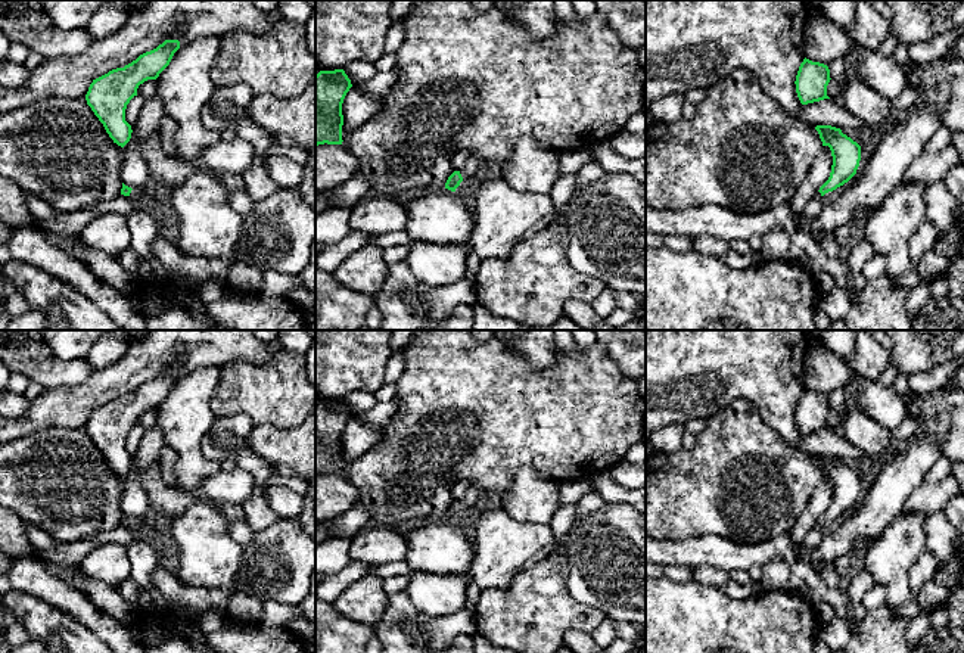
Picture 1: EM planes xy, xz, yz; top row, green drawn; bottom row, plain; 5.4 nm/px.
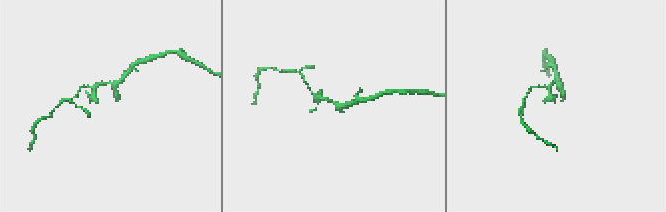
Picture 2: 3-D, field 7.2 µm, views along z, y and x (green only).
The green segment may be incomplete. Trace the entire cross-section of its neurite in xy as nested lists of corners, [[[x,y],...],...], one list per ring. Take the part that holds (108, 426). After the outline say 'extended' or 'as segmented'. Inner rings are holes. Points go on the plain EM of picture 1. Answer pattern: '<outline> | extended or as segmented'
[[[165,370],[124,398],[112,399],[90,414],[85,425],[87,435],[118,476],[124,478],[131,469],[133,460],[125,451],[125,439],[137,426],[139,416],[156,410],[178,379],[178,370]]] | as segmented

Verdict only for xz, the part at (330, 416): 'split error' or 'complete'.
complete

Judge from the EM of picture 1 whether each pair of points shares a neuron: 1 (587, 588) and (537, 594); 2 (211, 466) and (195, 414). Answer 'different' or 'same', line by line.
1: different
2: same

